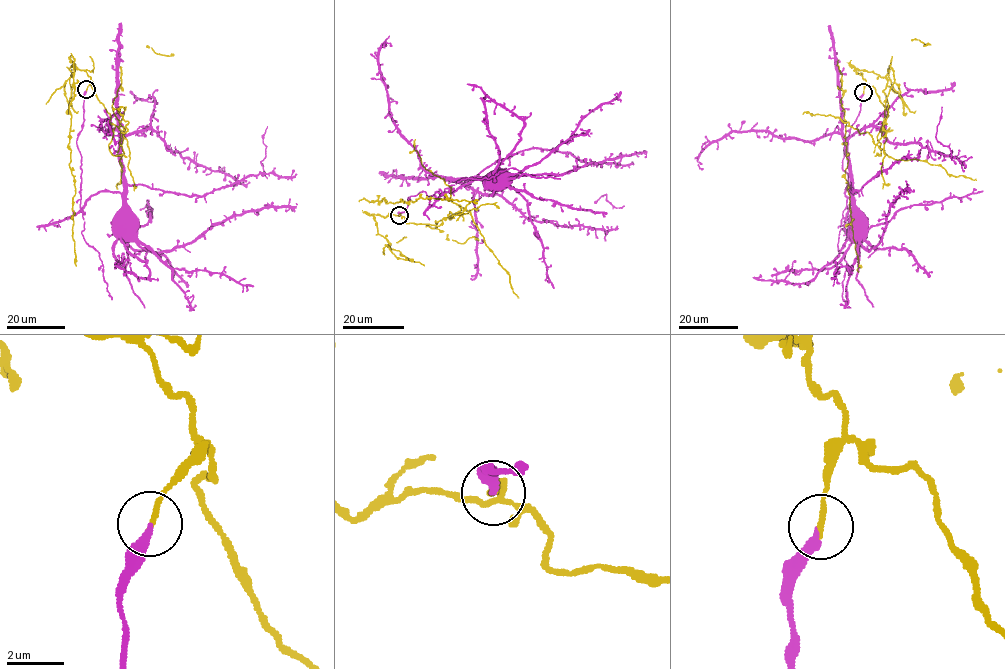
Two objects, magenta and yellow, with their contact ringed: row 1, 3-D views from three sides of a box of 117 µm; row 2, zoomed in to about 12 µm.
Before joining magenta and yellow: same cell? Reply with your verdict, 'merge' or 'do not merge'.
do not merge

